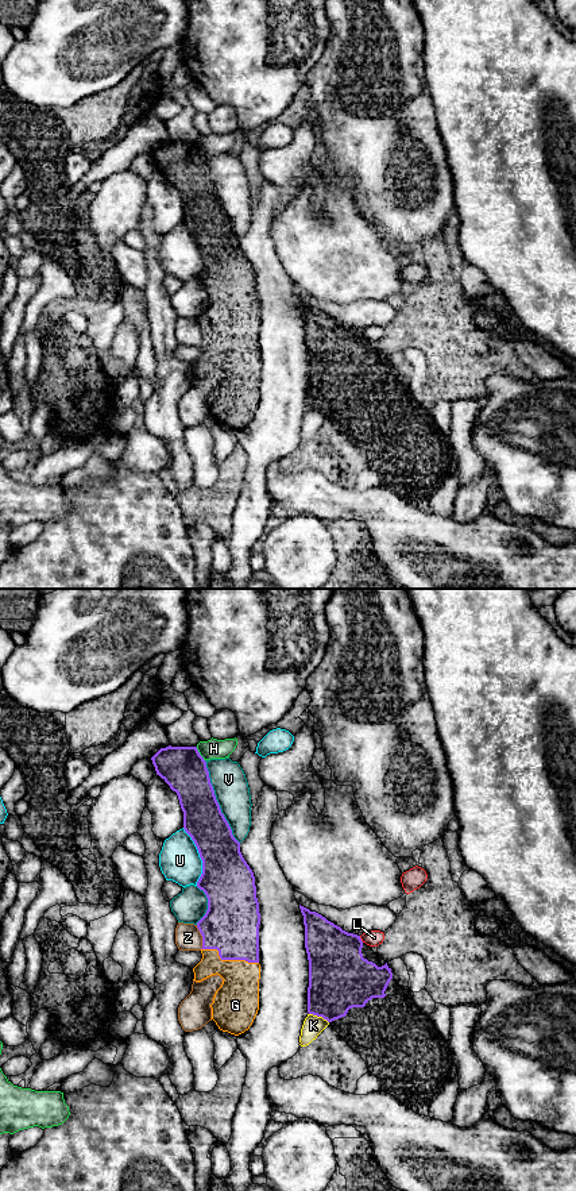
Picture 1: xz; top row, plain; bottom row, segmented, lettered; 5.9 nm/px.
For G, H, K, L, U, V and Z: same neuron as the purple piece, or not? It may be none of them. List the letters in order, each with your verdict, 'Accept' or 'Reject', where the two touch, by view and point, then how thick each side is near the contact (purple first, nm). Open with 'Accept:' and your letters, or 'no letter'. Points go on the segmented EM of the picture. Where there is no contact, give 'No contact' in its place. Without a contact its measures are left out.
Accept: G
G: Accept. Touches purple at xz (228, 959). Thickness 340 nm (purple) against 260 nm
H: Reject. Touches purple at xz (198, 754). Thickness 260 nm (purple) against 120 nm
K: Reject. Touches purple at xz (319, 1016). Thickness 360 nm (purple) against 120 nm
L: Reject. Touches purple at xz (360, 939). Thickness 360 nm (purple) against 90 nm
U: Reject. Touches purple at xz (200, 856). Thickness 320 nm (purple) against 240 nm
V: Reject. Touches purple at xz (217, 802). Thickness 260 nm (purple) against 200 nm
Z: Reject. Touches purple at xz (203, 937). Thickness 340 nm (purple) against 160 nm

